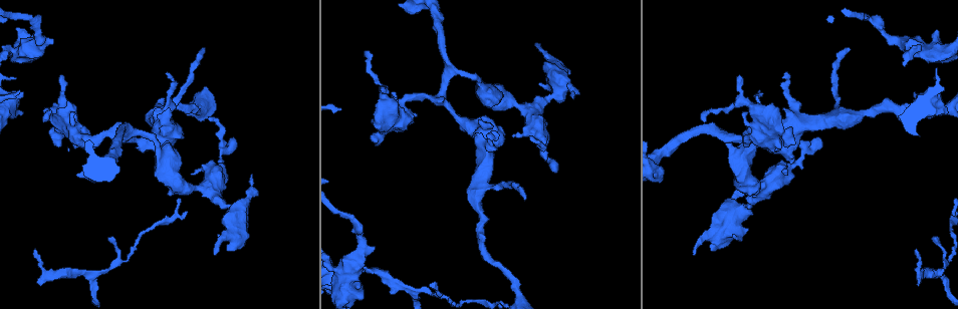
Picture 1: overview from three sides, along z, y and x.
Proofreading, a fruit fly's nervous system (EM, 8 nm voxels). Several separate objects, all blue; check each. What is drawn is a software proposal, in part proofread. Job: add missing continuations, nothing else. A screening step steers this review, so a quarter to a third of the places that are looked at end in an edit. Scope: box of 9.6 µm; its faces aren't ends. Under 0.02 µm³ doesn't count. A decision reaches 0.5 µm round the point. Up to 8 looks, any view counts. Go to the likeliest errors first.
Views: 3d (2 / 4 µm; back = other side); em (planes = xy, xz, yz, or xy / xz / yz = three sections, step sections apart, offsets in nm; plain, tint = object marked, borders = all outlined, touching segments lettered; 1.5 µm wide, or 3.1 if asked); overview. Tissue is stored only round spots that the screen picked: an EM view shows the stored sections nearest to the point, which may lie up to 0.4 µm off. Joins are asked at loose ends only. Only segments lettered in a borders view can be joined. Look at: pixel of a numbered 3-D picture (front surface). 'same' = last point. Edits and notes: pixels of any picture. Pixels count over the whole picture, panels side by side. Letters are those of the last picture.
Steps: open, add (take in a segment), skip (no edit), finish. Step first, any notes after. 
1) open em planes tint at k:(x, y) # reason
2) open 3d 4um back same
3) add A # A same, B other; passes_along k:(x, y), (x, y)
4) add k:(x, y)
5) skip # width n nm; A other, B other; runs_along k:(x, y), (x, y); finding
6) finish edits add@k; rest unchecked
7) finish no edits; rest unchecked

open 3d 4um at 1:(23, 92) # an open end

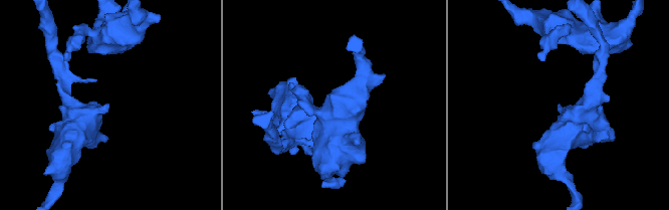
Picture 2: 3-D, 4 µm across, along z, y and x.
open em xy step 4 tint at 2:(106, 103) # need the tissue

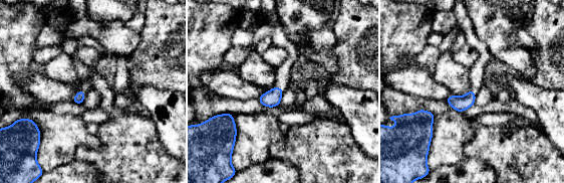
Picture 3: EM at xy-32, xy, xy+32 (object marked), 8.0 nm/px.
open em planes borders same # another direction

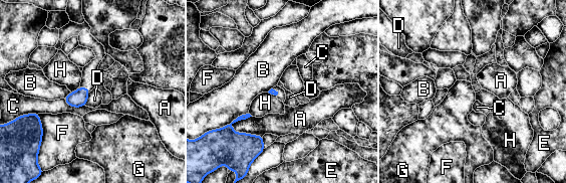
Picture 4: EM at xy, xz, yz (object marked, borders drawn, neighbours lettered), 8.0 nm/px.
skip # A other, B other, C other, D other, E other, F other, G other, H other; border 4:(268, 92), (276, 98); no lettered segment goes on from it

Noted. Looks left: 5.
open em xz step 4 borders at 1:(531, 136) # an open end

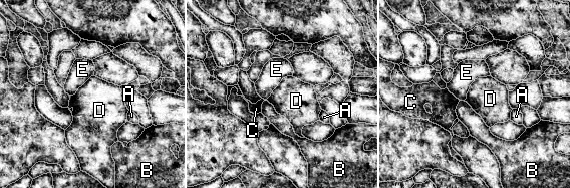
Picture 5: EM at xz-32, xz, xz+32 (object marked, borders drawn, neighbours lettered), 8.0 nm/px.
open em planes borders same # cut it another way

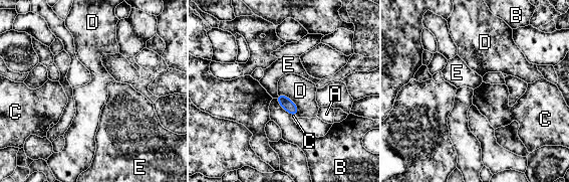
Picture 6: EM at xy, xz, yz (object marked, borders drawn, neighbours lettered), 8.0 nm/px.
skip # A other, B other, C other, D other, E other; border 6:(278, 95), (287, 97), (298, 113); no lettered segment goes on from it

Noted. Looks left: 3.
open em yz step 4 borders at 1:(358, 289) # branch stops here

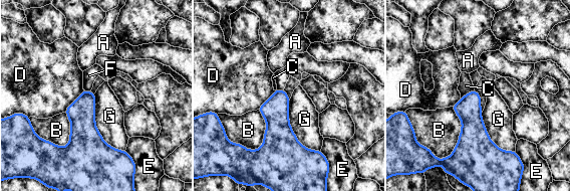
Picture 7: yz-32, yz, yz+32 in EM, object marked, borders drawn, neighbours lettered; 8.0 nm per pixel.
skip # width 190 nm; A other, B other, C other, D other, E other, F other, G other; border 7:(93, 93), (98, 133), (124, 151); no lettered segment goes on from it

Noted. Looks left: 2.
finish no edits; rest unchecked

